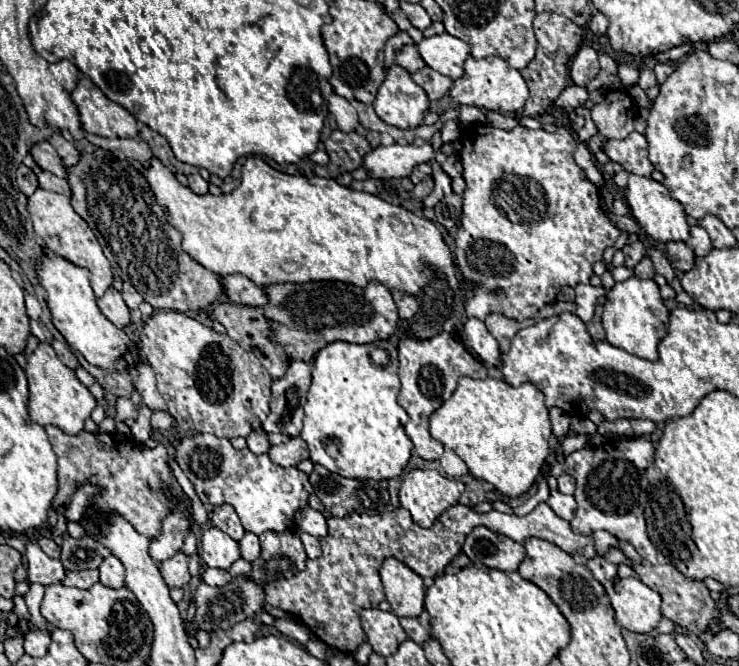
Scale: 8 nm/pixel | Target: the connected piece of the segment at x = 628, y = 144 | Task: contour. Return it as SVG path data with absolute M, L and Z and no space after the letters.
M631 132L623 140L605 140L603 152L631 174L651 176L653 172L653 164L647 160L647 140L639 132Z

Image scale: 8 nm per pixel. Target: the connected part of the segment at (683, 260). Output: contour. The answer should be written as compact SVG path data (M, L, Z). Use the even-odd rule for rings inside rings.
M667 242L667 258L671 266L679 272L691 270L695 262L695 254L685 242Z

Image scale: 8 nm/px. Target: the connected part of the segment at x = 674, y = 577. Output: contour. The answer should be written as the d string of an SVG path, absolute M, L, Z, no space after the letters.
M611 546L611 548L603 554L603 558L605 558L607 562L615 564L615 566L619 566L619 564L629 564L629 566L637 572L637 576L641 578L641 582L645 582L651 590L655 590L655 592L661 596L661 600L663 600L663 604L661 604L661 614L663 614L665 618L669 618L673 624L681 626L687 634L691 634L691 636L701 636L703 632L709 630L711 624L717 624L717 622L719 622L721 614L719 614L719 608L717 608L715 600L711 598L711 590L709 590L703 582L695 582L695 580L685 578L681 572L677 572L675 566L671 566L671 564L655 564L655 566L653 566L653 564L647 564L647 562L635 562L635 560L631 560L631 558L627 558L627 556L625 556L619 548L615 548L615 546Z

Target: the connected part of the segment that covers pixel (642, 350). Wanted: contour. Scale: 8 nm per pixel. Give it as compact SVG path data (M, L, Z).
M633 276L625 282L617 282L607 294L601 320L609 344L623 348L625 352L631 352L635 356L641 356L645 360L659 360L657 346L659 340L667 336L669 310L665 308L659 296L659 286L653 280L639 280L637 276Z

